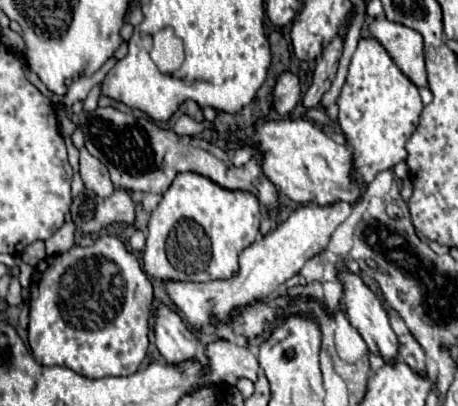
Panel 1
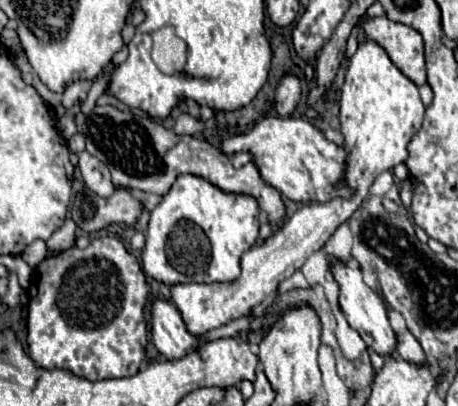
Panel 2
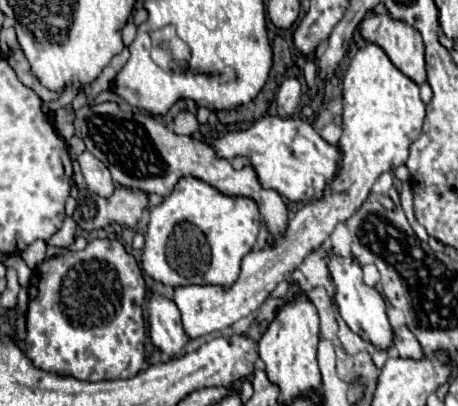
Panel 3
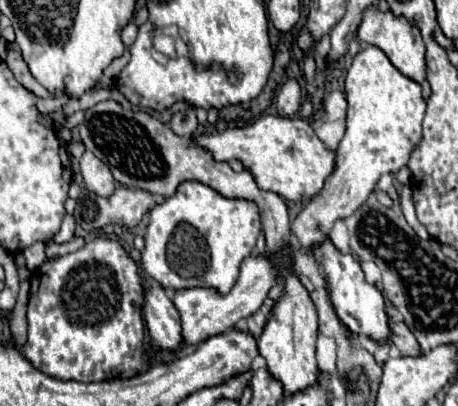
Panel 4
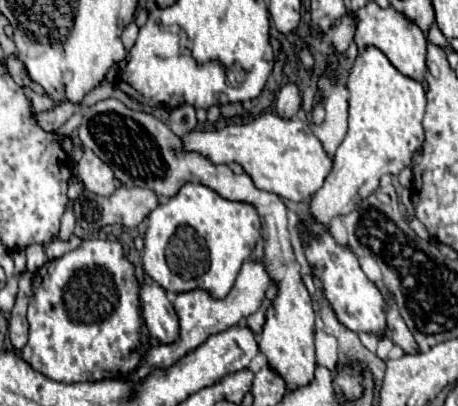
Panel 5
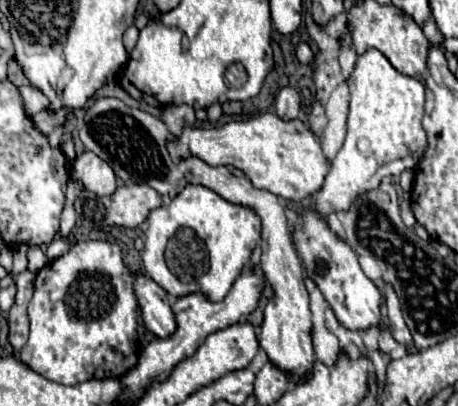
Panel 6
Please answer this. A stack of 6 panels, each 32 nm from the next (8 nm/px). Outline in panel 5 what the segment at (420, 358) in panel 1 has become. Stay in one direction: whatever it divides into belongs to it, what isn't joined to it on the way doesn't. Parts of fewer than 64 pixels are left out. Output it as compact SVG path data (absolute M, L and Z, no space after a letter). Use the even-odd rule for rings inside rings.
M388 294L388 324L386 324L386 334L406 352L406 354L414 354L414 352L418 352L416 350L416 340L414 340L414 336L410 334L410 330L408 330L408 326L404 324L404 320L402 320L402 316L400 316L400 312L398 312L398 308L396 308L396 300L394 300L394 296L390 296Z

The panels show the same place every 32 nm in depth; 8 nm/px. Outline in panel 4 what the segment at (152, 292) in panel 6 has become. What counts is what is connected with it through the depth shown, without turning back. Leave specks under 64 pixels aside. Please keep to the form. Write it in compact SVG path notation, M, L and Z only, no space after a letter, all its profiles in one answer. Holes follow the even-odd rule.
M160 286L144 288L144 320L152 340L166 350L178 350L182 344L180 316Z

